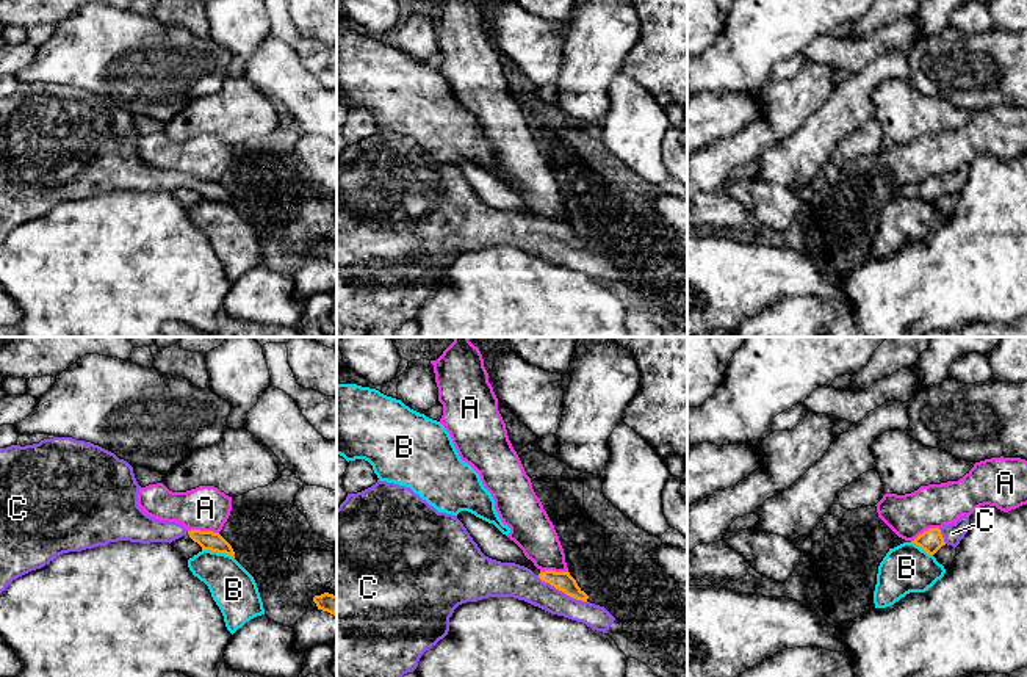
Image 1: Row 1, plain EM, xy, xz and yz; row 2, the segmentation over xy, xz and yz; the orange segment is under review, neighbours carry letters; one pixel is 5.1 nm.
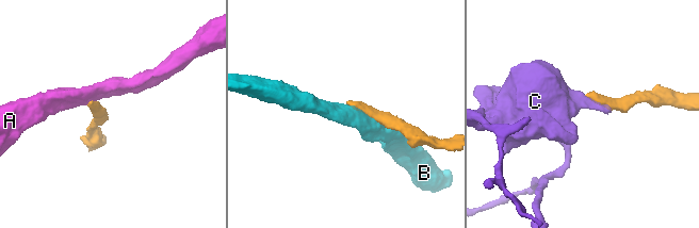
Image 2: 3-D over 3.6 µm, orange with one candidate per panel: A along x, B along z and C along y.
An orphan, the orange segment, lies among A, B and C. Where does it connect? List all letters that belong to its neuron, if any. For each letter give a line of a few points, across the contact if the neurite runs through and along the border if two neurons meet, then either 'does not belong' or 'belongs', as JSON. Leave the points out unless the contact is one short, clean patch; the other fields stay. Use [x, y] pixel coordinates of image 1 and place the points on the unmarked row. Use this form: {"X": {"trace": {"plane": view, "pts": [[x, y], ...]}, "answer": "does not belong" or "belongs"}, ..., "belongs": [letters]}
{"A": {"trace": {"plane": "xy", "pts": [[188, 179], [212, 179], [218, 182]]}, "answer": "does not belong"}, "B": {"answer": "does not belong"}, "C": {"trace": {"plane": "xz", "pts": [[564, 231], [562, 240], [534, 238], [518, 231]]}, "answer": "belongs"}, "belongs": ["C"]}

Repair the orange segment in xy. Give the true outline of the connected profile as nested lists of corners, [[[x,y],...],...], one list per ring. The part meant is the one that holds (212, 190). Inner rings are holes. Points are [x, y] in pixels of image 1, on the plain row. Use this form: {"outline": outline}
{"outline": [[[191,179],[188,183],[202,196],[202,199],[225,202],[235,207],[232,194],[219,182]]]}

